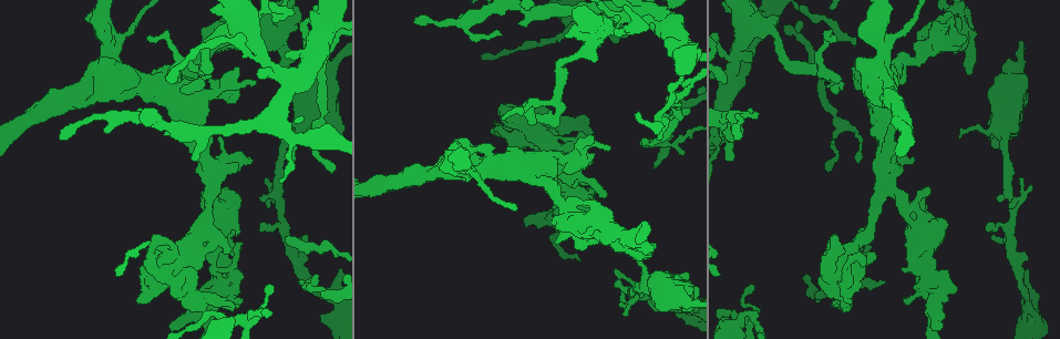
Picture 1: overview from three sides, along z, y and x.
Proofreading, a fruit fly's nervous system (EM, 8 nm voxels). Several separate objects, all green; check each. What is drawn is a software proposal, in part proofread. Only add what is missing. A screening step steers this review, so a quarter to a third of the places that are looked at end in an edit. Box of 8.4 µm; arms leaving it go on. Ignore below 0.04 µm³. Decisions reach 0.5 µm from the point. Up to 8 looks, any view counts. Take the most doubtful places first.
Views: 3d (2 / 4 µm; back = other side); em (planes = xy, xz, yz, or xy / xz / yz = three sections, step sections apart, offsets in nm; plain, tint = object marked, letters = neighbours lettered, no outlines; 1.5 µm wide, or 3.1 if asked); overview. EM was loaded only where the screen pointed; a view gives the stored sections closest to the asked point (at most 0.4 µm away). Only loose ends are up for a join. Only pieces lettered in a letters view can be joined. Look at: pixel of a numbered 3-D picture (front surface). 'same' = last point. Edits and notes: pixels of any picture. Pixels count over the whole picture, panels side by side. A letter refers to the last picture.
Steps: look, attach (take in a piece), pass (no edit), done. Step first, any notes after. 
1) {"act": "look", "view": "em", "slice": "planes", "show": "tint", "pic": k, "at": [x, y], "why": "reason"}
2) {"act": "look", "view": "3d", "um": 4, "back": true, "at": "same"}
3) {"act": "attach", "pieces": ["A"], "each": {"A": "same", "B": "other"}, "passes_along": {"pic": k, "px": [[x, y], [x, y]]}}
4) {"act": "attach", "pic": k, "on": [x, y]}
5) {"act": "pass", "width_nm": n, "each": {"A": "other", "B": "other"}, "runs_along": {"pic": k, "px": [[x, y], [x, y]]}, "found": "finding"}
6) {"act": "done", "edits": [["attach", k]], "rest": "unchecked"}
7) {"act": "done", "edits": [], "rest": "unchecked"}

{"act": "look", "view": "em", "slice": "yz", "step": 8, "show": "letters", "pic": 1, "at": [60, 140], "why": "branch stops here"}

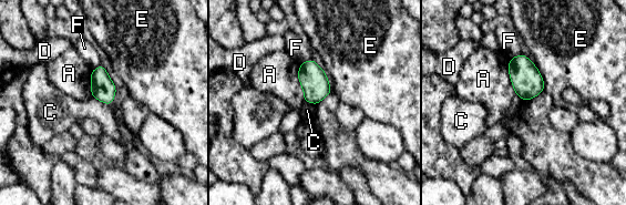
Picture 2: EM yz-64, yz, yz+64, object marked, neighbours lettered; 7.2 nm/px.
{"act": "pass", "each": {"A": "other", "C": "other", "D": "other", "E": "other", "F": "other"}, "border": {"pic": 2, "px": [[92, 95], [110, 105]]}, "found": "no lettered piece goes on from it"}

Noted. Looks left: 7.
{"act": "look", "view": "em", "slice": "yz", "step": 4, "show": "letters", "pic": 1, "at": [138, 295], "why": "branch stops here"}

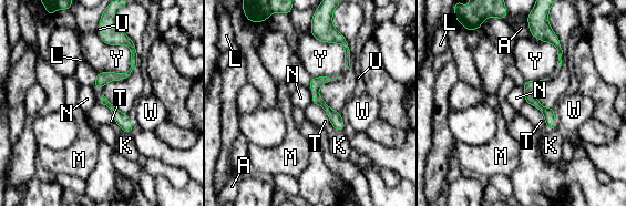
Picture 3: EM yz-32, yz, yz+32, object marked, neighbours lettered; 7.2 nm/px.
{"act": "attach", "pieces": ["U"], "longest_contact_nm": ["Y", 360], "each": {"A": "other", "K": "other", "L": "other", "M": "other", "N": "other", "T": "other", "U": "same", "W": "other", "Y": "other"}, "passes_along": {"pic": 3, "px": [[103, 78], [98, 86], [98, 91]]}, "found": "it goes on there"}

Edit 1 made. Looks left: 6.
{"act": "look", "view": "em", "slice": "xy", "step": 8, "show": "tint", "pic": 1, "at": [594, 132]}

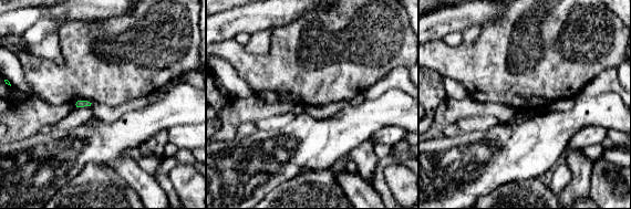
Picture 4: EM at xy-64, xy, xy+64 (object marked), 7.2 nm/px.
{"act": "look", "view": "em", "slice": "planes", "show": "letters", "at": "same"}

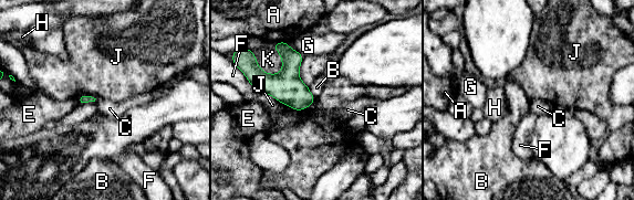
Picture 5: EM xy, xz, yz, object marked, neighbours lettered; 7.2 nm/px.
{"act": "pass", "each": {"A": "other", "B": "other", "C": "other", "E": "other", "F": "other", "G": "other", "H": "other", "J": "other", "K": "other"}, "found": "none of them fits"}

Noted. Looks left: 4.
{"act": "done", "edits": [["attach", 3]], "rest": "unchecked"}

